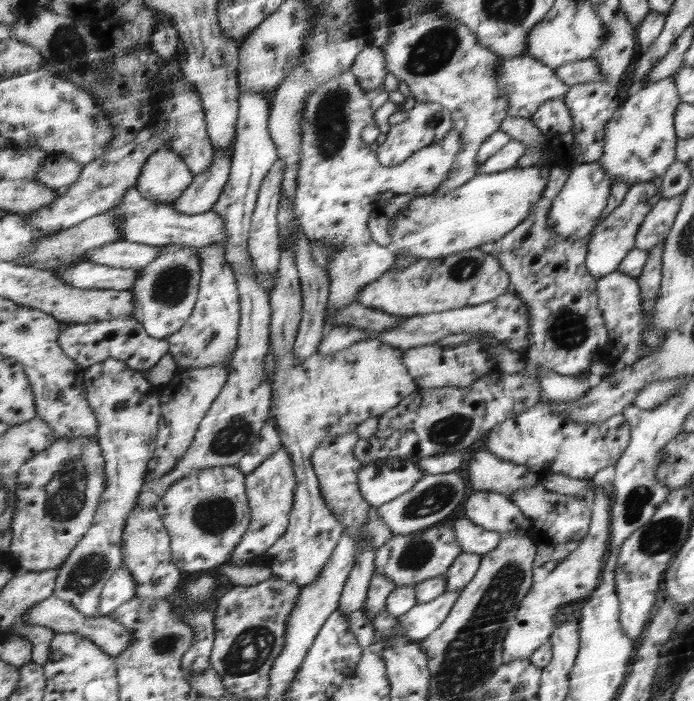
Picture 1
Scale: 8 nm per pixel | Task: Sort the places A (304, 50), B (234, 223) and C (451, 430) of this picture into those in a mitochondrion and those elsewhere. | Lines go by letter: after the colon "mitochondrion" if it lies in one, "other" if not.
A: other
B: other
C: mitochondrion

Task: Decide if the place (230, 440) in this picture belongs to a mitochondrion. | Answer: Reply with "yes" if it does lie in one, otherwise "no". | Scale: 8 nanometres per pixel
yes

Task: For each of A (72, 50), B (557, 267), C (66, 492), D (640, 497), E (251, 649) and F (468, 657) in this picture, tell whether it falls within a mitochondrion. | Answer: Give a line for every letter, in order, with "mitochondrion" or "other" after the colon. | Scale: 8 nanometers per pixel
A: mitochondrion
B: other
C: mitochondrion
D: mitochondrion
E: mitochondrion
F: mitochondrion

